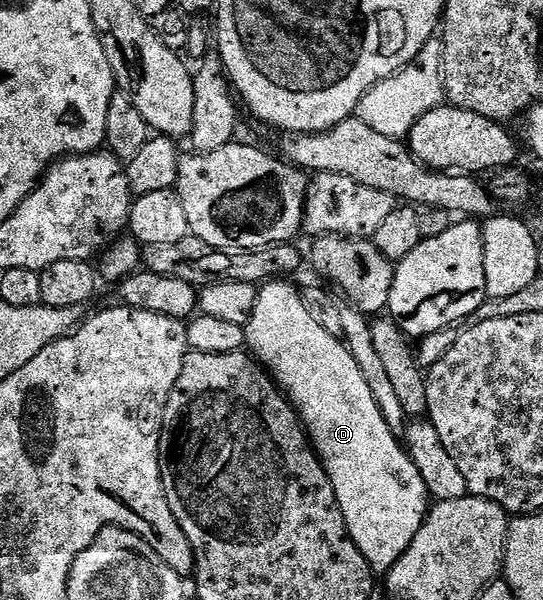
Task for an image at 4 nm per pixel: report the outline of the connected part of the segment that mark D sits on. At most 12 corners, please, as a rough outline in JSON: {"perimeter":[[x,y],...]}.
{"perimeter":[[286,280],[244,327],[294,407],[355,550],[394,569],[422,477],[349,349]]}

